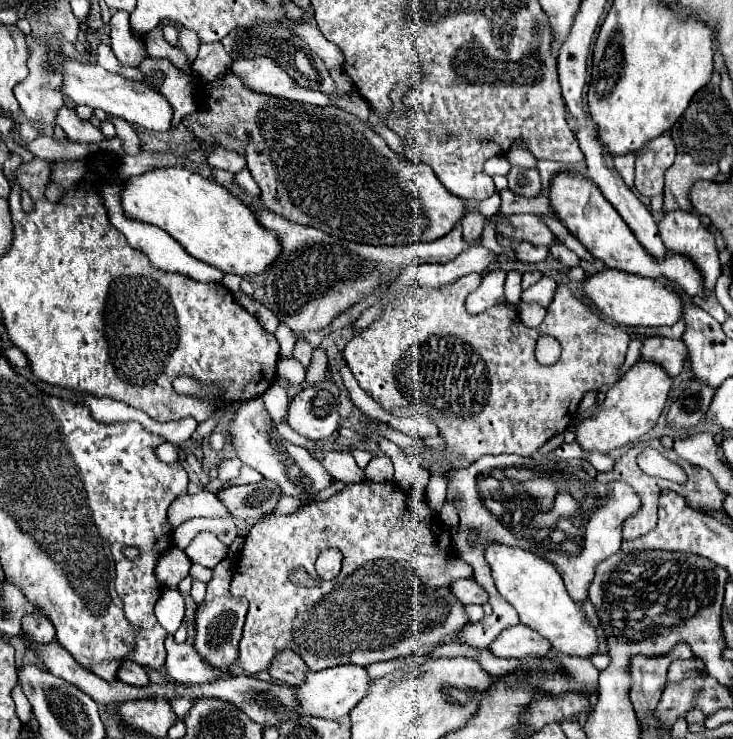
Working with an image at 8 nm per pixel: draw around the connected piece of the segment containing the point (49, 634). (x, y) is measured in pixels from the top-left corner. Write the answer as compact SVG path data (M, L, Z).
M28 615L28 619L22 619L22 631L24 639L38 645L48 645L56 637L52 621L46 615Z

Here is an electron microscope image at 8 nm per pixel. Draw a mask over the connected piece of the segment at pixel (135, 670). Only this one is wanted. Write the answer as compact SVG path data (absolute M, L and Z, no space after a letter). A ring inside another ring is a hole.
M124 661L122 667L118 669L118 679L124 681L124 683L130 683L134 687L142 687L142 685L148 685L150 681L146 679L146 669L134 661Z

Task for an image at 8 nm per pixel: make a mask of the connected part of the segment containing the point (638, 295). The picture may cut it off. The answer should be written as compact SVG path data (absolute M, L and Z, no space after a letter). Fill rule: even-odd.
M604 269L586 277L586 281L582 283L582 291L602 315L610 317L618 325L660 327L674 325L676 321L680 321L680 299L676 299L676 293L668 291L668 287L652 283L652 279L648 277L622 273L618 269Z

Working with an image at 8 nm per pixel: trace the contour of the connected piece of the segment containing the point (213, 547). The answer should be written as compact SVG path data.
M200 533L200 537L196 537L186 549L184 553L188 555L188 559L192 563L200 563L204 567L214 569L222 559L226 559L228 555L228 547L224 547L216 535L208 535L208 533Z

